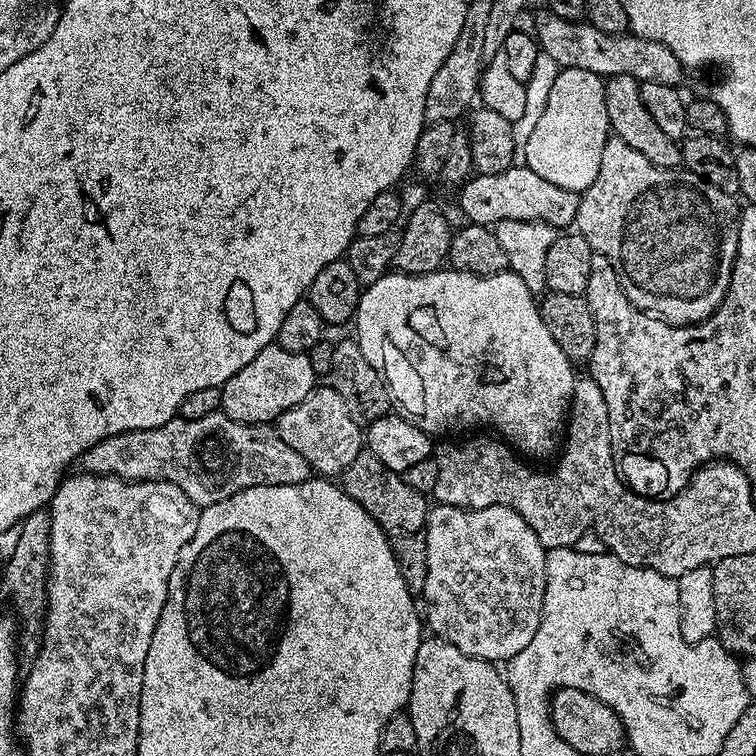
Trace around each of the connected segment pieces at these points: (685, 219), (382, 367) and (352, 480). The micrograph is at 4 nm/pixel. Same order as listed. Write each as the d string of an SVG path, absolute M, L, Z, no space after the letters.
M609 135L608 141L604 143L604 149L602 150L602 162L598 166L598 178L594 178L592 185L583 192L574 221L575 231L582 238L586 238L586 242L590 242L593 253L598 256L605 256L618 269L619 275L627 281L624 284L624 292L631 298L632 303L644 312L659 316L660 319L667 320L669 324L677 326L699 324L701 320L709 319L719 309L716 307L723 300L726 300L730 292L730 277L736 259L736 237L738 235L737 225L733 221L732 224L728 221L727 214L710 197L703 196L698 189L692 188L697 187L696 177L691 174L683 175L679 176L676 170L671 167L655 164L654 161L646 158L636 148L630 147L614 135Z
M437 270L427 274L405 274L403 272L393 271L391 274L378 278L378 282L367 285L361 291L360 301L356 307L356 315L354 317L354 325L356 324L356 333L354 339L363 350L366 358L370 362L370 366L379 371L387 389L395 389L396 372L400 376L404 376L410 371L416 375L416 380L412 376L408 376L404 380L404 392L395 393L394 404L401 413L408 419L411 424L418 426L423 432L429 434L437 434L436 432L452 432L455 428L480 428L483 424L489 424L492 428L497 428L499 435L513 449L521 448L524 452L529 452L532 456L548 456L552 451L555 453L558 448L558 440L556 444L556 435L561 435L562 429L566 424L566 417L569 414L569 403L572 399L572 386L574 381L574 365L571 360L566 358L566 354L562 354L562 350L558 350L558 342L554 342L554 338L550 338L550 330L546 330L546 326L540 317L540 309L534 294L530 290L526 290L526 286L522 282L522 278L518 278L518 274L512 271L499 272L493 276L473 276L470 272L457 272L455 270Z
M361 451L350 466L342 474L342 487L366 514L385 532L389 537L393 536L414 536L423 533L425 524L428 523L428 510L430 507L425 493L418 490L410 490L406 486L403 475L387 468L373 452Z

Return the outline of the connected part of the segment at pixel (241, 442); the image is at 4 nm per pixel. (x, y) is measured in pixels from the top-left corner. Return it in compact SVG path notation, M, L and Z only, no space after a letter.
M223 411L193 420L173 418L161 428L123 432L111 436L101 440L90 451L84 453L78 464L79 467L84 467L81 469L88 474L104 474L111 470L125 480L168 480L171 484L177 484L182 494L186 494L186 498L190 498L190 502L194 502L201 509L222 502L233 496L235 492L247 488L301 484L313 475L313 470L306 462L306 458L290 450L290 446L286 446L286 442L282 442L280 435L271 427L240 424L236 420L229 420Z

